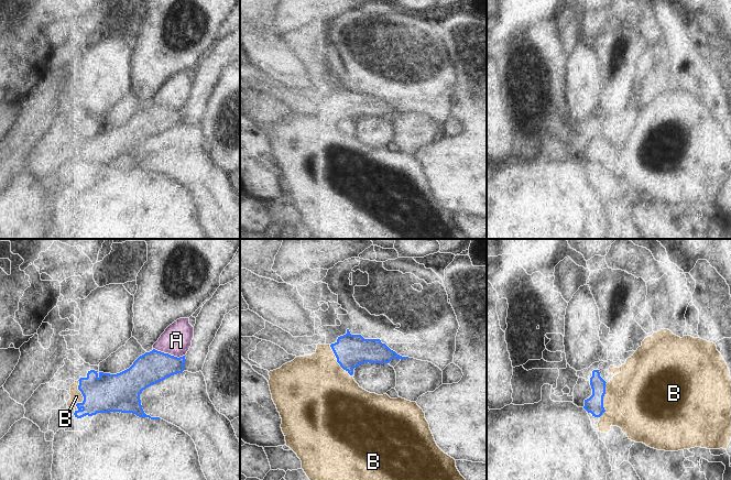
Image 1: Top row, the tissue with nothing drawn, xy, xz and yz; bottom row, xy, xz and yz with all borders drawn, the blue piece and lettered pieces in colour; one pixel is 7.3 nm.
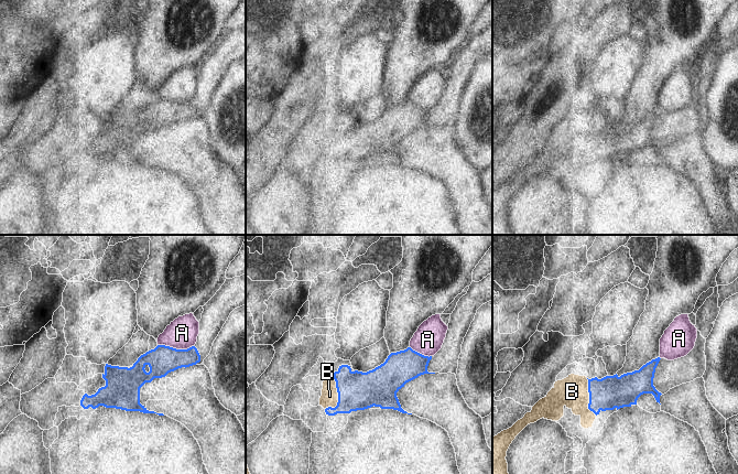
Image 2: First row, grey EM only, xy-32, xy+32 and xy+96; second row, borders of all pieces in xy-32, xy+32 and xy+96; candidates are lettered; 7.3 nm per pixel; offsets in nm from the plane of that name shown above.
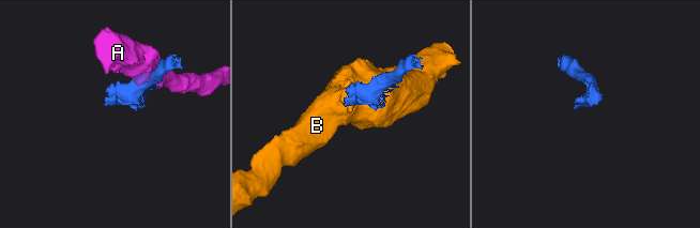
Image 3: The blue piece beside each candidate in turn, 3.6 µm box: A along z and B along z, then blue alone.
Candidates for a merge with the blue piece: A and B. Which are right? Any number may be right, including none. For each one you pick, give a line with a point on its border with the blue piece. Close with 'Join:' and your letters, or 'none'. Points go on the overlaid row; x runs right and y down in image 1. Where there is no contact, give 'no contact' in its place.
B: xy (83, 395)
Join: B

